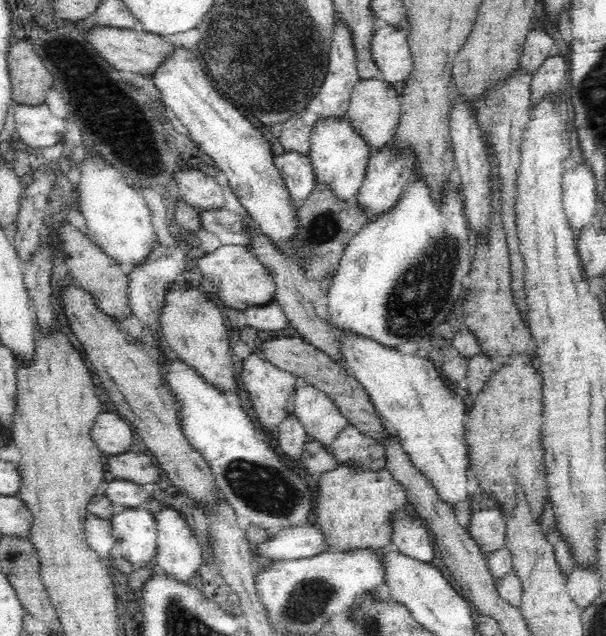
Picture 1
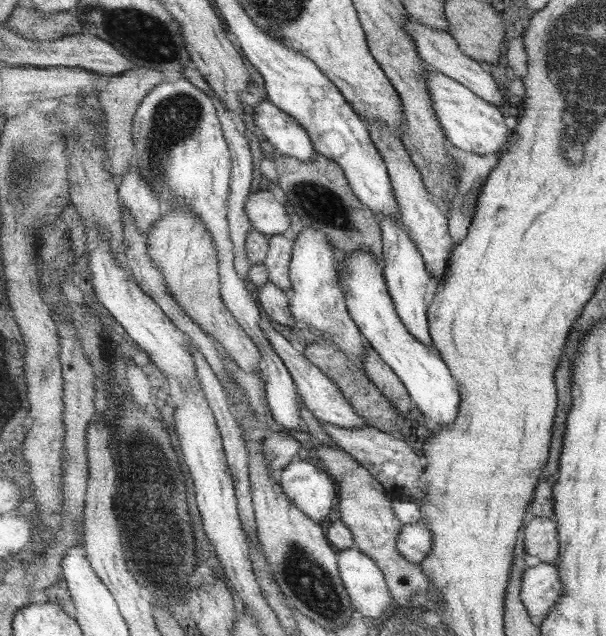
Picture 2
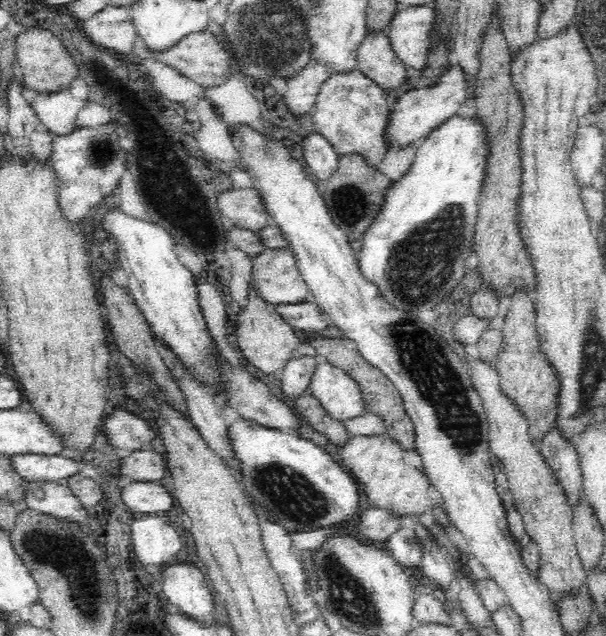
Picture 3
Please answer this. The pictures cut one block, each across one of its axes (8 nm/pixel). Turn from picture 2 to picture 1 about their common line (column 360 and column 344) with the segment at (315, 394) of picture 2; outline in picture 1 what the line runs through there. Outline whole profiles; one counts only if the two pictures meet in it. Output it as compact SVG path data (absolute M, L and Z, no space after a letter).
M302 386L293 395L294 413L302 421L306 434L326 447L349 425L346 416L334 404L334 399L318 387Z

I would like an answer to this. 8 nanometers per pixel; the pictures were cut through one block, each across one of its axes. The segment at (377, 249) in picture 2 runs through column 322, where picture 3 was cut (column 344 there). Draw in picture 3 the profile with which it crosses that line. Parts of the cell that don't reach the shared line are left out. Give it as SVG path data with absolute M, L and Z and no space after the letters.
M344 154L338 161L338 168L326 180L326 192L323 199L327 204L330 216L334 223L348 233L350 242L361 240L366 230L372 226L376 216L380 214L387 193L393 188L395 182L387 178L382 171L370 165L362 154Z

